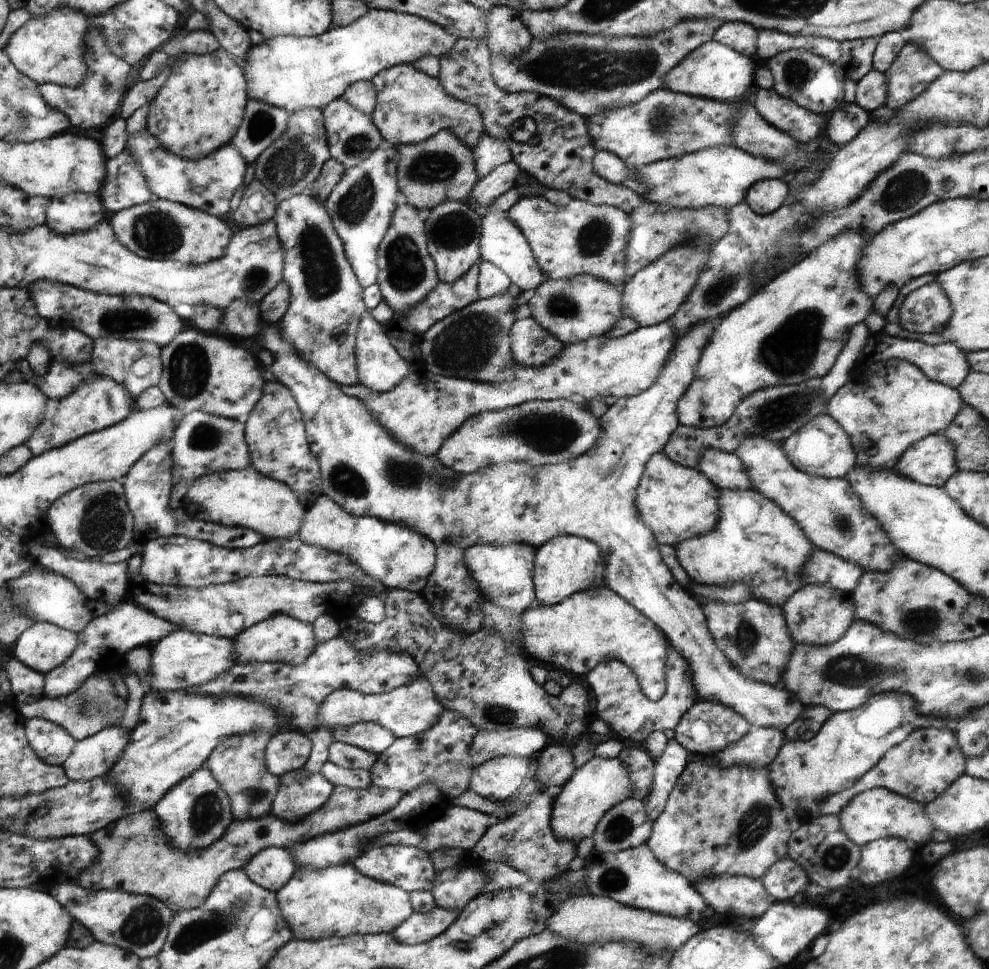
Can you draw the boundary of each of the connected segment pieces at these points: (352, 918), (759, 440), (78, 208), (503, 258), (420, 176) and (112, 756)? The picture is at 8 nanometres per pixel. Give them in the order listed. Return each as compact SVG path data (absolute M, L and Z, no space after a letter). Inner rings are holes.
M350 862L324 869L300 867L275 898L294 938L302 941L392 933L414 914L406 890L359 874Z
M745 437L732 453L742 461L753 489L794 518L796 525L815 548L835 553L859 565L865 572L889 570L896 560L903 558L902 554L896 552L882 525L863 508L863 502L844 477L828 479L797 470L784 452L782 442L767 437Z
M74 192L51 200L47 226L56 233L71 236L94 231L110 218L100 195Z
M495 211L482 221L482 258L498 265L518 289L533 293L546 280L546 274L539 268L532 253L530 242L519 226L511 220L508 211Z
M450 130L440 131L418 144L402 145L400 152L403 157L399 168L402 199L416 210L434 209L443 201L467 203L479 183L474 148L467 146Z
M119 725L78 741L74 754L65 763L71 781L84 781L110 775L123 760L133 742L133 731Z

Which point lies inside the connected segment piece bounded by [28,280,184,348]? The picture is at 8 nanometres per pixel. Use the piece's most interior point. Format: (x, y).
(98, 315)

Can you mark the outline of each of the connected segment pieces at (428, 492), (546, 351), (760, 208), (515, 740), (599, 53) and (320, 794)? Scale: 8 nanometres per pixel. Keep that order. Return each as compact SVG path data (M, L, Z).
M702 321L680 336L663 368L662 374L647 391L632 397L621 397L606 410L600 424L603 437L594 449L579 459L556 465L528 465L527 463L492 463L479 471L452 478L445 477L446 468L435 455L425 456L404 445L383 428L368 404L344 393L341 386L308 363L294 345L283 335L282 324L263 322L262 348L272 353L274 362L267 368L275 380L291 390L292 397L302 410L306 422L307 442L311 454L318 460L321 473L320 487L326 497L355 516L367 515L382 521L402 523L430 538L436 547L451 542L472 547L479 543L500 545L527 545L535 550L559 535L575 535L594 541L603 550L607 562L604 578L606 587L646 616L684 657L693 674L698 699L718 701L739 712L752 726L775 727L784 730L802 715L804 707L781 685L768 685L744 676L740 668L719 648L707 625L701 604L690 596L684 586L675 581L659 552L654 534L644 524L635 508L639 483L646 471L647 461L660 454L679 429L677 403L694 380L697 365L704 348L711 342L718 322Z
M531 317L516 320L511 329L514 362L524 367L543 367L563 352L564 345Z
M788 179L760 180L747 192L744 202L759 215L771 215L784 206L790 190Z
M517 727L506 731L478 731L471 745L473 766L500 755L524 756L536 760L550 737L540 729Z
M716 17L685 19L675 27L661 31L653 36L614 36L606 33L579 34L560 32L543 39L533 39L531 47L522 60L514 63L500 63L491 52L491 76L494 83L506 93L537 93L554 100L569 112L580 116L596 115L609 107L620 107L640 103L652 92L664 88L667 73L687 59L696 48L713 41L722 24Z
M304 769L284 774L279 778L279 789L276 792L275 804L272 804L272 815L286 821L300 821L314 813L330 797L334 787L321 773L310 774Z

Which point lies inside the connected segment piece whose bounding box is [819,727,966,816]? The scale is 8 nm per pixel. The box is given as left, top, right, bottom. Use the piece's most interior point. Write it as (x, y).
(923, 766)

